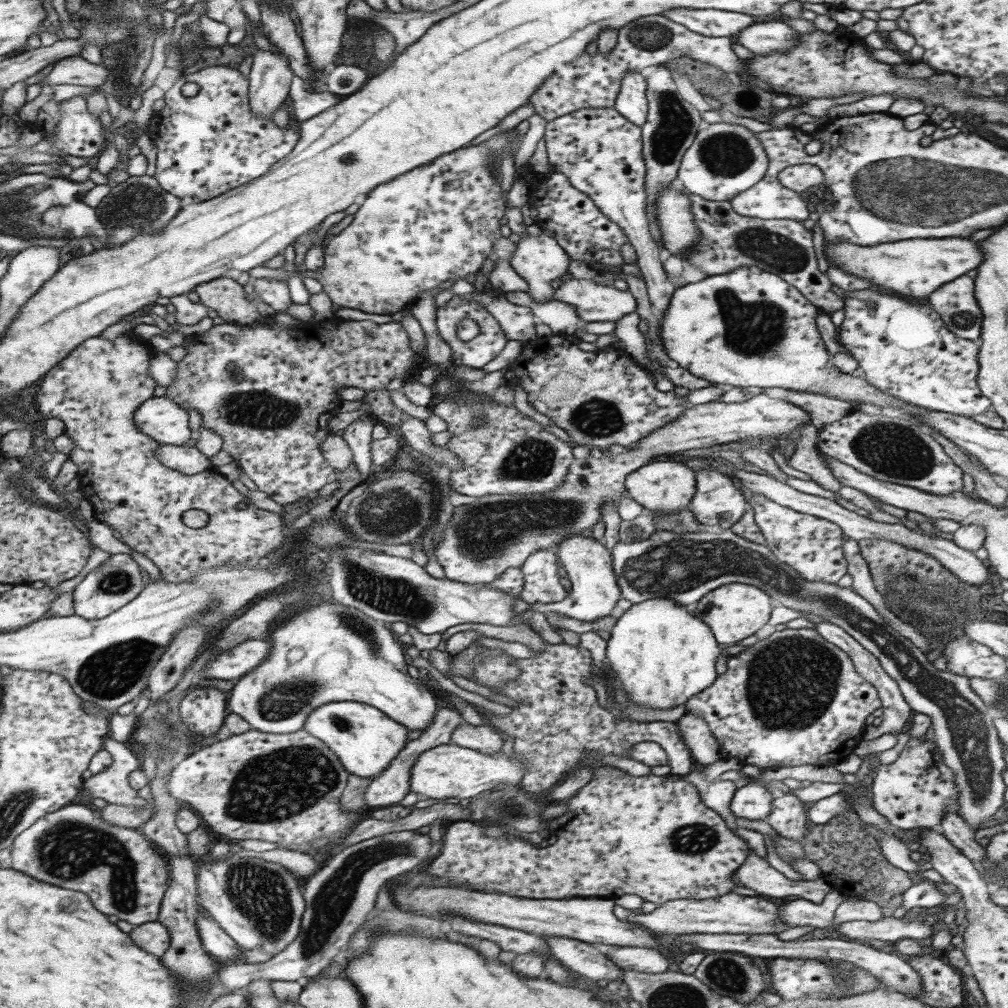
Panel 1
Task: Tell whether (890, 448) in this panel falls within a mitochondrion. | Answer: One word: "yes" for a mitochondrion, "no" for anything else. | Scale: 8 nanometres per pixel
yes

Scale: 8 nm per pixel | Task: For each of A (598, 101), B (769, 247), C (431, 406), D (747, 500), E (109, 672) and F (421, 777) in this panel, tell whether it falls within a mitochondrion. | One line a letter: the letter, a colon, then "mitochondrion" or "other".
A: other
B: mitochondrion
C: other
D: other
E: mitochondrion
F: other

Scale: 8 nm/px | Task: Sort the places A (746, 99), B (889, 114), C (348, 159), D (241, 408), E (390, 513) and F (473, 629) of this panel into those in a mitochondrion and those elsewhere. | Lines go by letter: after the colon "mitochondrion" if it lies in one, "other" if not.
A: mitochondrion
B: other
C: other
D: mitochondrion
E: mitochondrion
F: other

